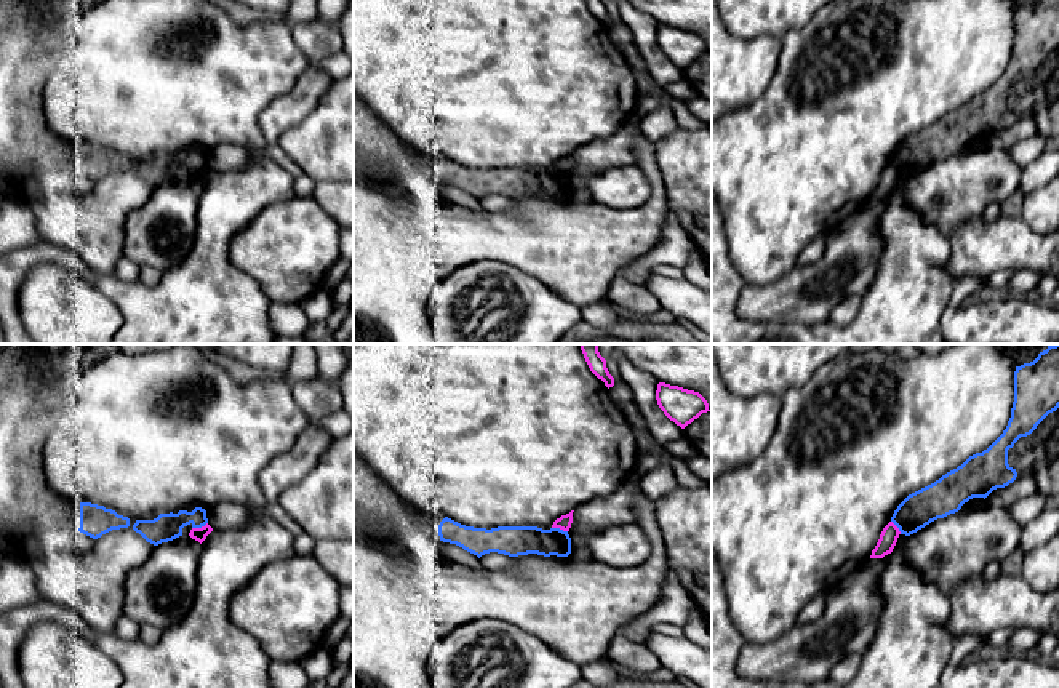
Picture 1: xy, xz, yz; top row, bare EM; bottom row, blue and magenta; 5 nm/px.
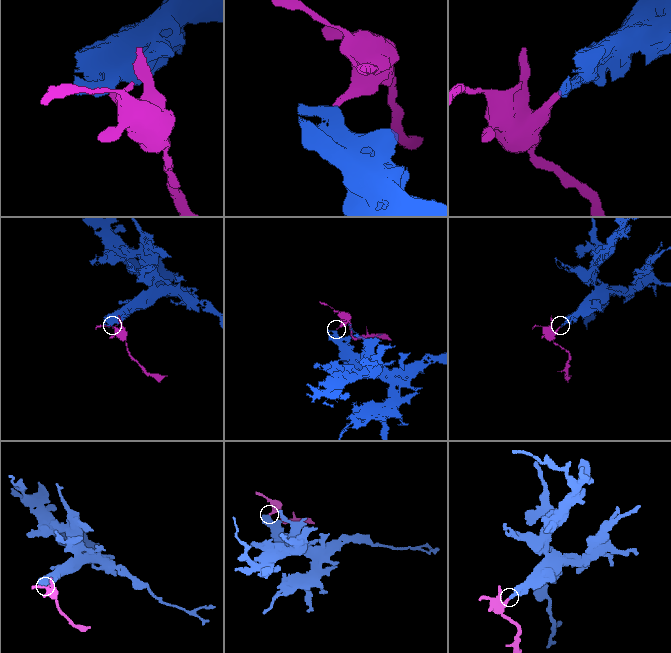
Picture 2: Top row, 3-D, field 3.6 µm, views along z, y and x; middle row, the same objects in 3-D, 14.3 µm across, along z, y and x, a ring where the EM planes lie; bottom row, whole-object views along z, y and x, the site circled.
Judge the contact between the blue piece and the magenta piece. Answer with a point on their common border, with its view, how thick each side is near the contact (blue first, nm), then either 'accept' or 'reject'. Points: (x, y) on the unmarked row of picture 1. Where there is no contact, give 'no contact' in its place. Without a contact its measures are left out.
xy (199, 168) | 140/70 nm | reject

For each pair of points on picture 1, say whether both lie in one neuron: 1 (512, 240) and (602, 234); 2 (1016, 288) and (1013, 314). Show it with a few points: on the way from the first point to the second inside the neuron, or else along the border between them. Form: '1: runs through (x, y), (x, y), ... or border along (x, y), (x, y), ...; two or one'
1: runs through (535, 239), (579, 239); one
2: border along (1007, 293), (1031, 296); two

